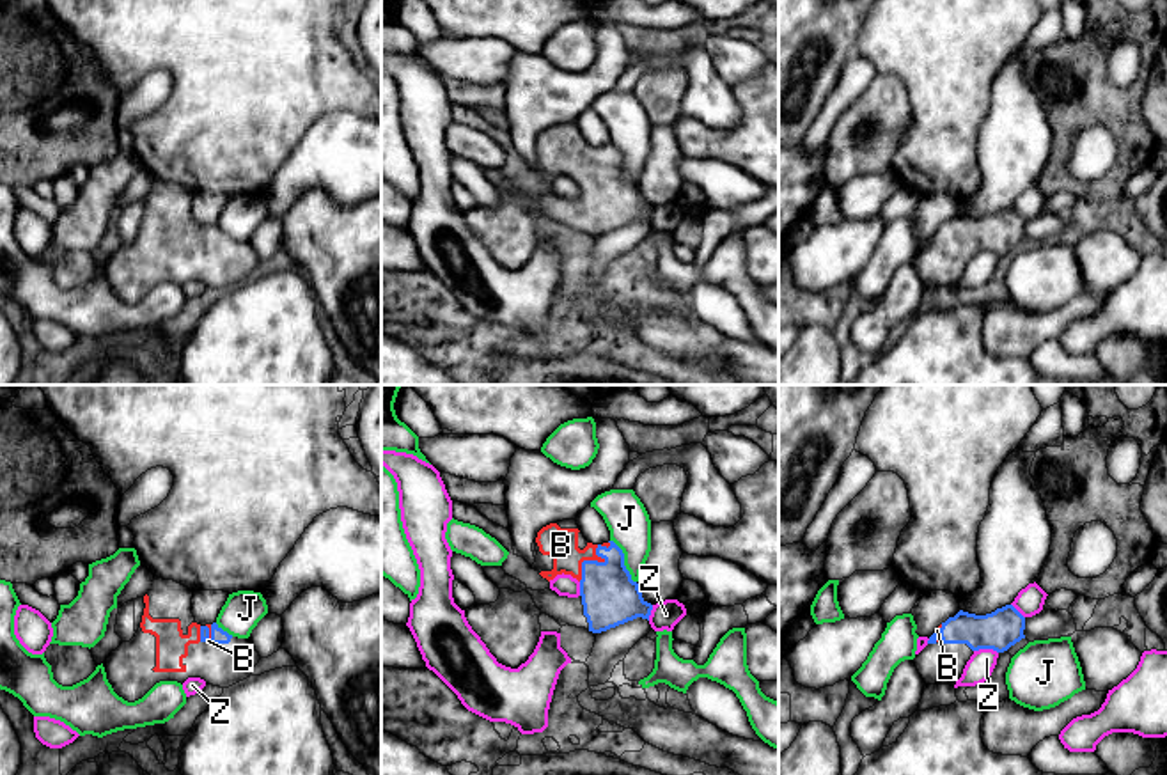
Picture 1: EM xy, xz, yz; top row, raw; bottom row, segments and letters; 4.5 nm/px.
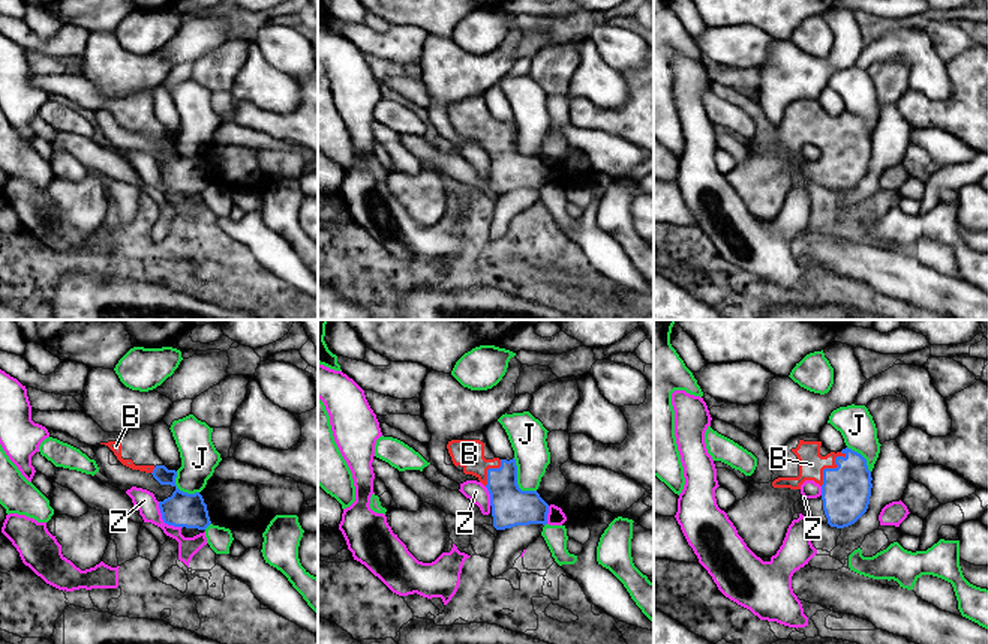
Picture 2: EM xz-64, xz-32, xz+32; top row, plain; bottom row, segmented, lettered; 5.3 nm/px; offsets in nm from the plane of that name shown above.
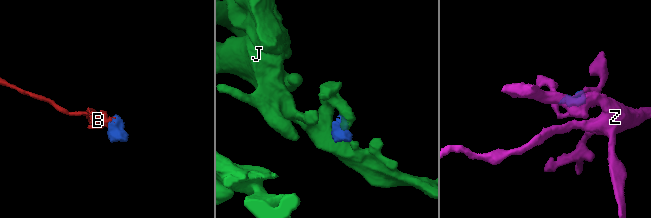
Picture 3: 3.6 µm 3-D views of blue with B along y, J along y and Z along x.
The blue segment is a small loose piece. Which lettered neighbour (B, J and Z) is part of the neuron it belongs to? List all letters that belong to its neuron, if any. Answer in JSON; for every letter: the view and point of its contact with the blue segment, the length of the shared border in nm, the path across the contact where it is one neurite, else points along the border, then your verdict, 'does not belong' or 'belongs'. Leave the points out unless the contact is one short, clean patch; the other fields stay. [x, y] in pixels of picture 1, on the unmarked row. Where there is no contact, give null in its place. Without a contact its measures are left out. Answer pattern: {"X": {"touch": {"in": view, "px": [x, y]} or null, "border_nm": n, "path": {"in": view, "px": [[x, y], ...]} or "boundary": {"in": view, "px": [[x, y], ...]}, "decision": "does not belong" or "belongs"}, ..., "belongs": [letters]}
{"B": {"touch": {"in": "xz", "px": [593, 164]}, "border_nm": 240, "boundary": {"in": "xz", "px": [[609, 144], [596, 151], [596, 162], [582, 165], [579, 183]]}, "decision": "does not belong"}, "J": {"touch": {"in": "xz", "px": [623, 164]}, "border_nm": 240, "decision": "does not belong"}, "Z": {"touch": {"in": "yz", "px": [986, 250]}, "border_nm": 110, "decision": "does not belong"}, "belongs": []}

